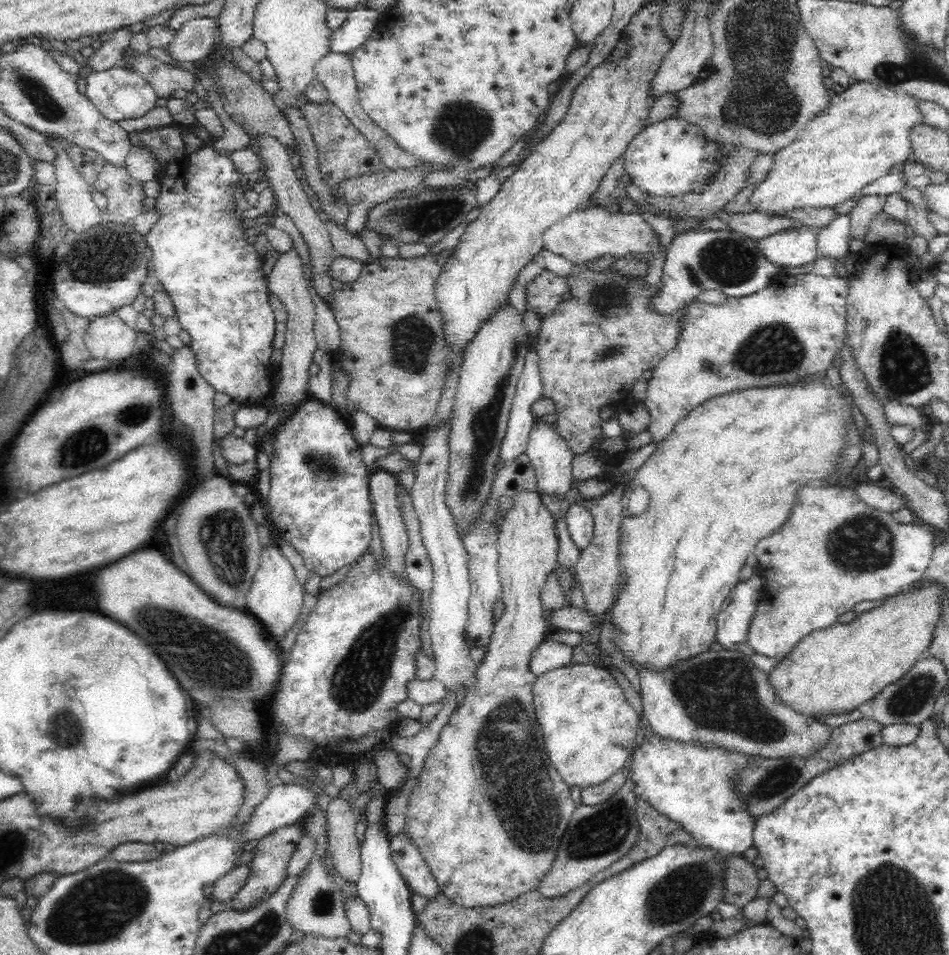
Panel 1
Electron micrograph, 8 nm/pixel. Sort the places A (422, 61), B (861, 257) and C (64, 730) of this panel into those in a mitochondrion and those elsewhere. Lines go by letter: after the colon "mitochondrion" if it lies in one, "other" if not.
A: other
B: other
C: mitochondrion

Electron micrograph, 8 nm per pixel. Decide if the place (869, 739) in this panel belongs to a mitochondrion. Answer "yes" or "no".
no

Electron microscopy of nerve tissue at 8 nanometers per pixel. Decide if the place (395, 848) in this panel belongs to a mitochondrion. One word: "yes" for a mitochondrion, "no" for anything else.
no

